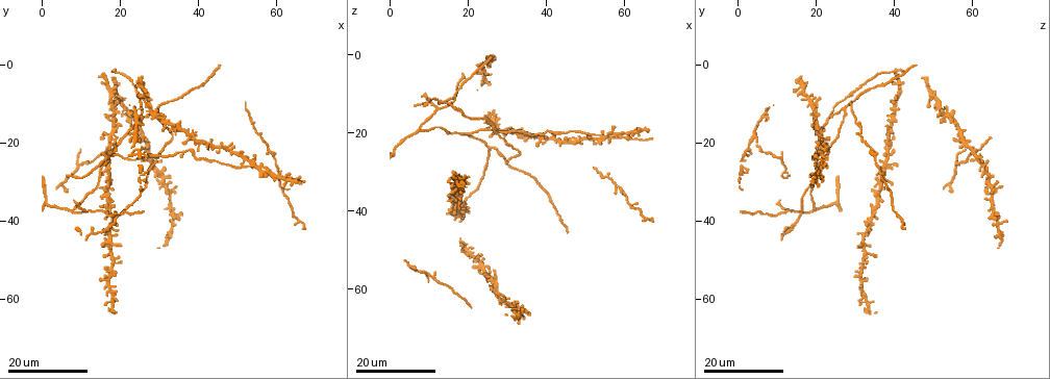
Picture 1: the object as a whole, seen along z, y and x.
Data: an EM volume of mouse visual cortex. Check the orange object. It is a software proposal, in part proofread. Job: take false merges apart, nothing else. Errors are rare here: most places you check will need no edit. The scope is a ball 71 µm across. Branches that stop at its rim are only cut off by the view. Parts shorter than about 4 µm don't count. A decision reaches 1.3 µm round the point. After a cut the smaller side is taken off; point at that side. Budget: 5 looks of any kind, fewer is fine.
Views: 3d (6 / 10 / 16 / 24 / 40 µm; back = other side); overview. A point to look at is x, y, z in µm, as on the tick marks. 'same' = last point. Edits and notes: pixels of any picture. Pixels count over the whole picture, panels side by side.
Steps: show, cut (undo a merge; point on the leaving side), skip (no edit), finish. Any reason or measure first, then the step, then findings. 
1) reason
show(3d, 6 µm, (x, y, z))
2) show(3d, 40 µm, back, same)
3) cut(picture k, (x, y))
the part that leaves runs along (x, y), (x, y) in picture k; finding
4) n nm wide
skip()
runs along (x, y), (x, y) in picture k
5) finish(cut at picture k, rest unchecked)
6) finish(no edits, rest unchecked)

show(3d, 24 µm, (12.0, 37.0, 14.0))

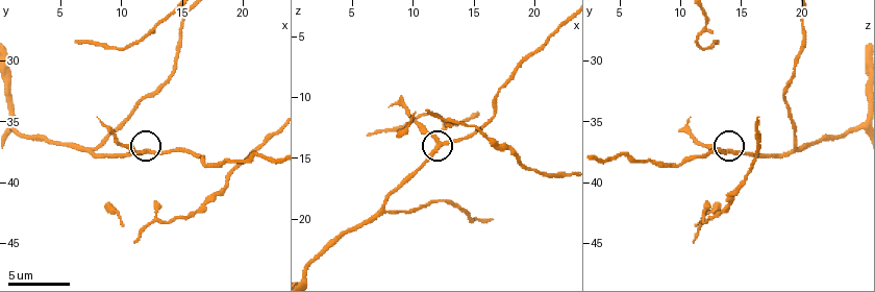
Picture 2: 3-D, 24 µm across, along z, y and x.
zoom in
show(3d, 6 µm, (12.4, 37.6, 13.8))

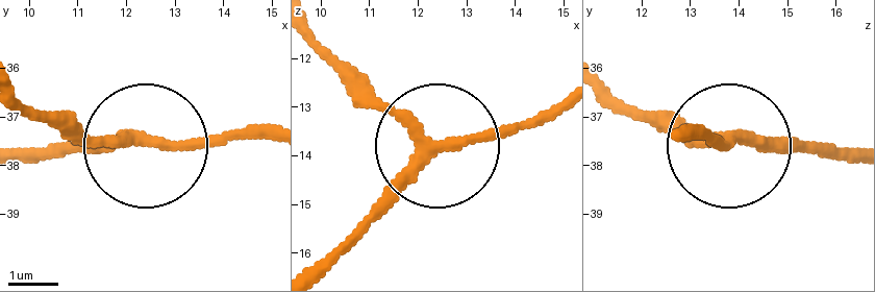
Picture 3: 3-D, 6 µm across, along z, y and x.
3 arms
skip()
all the same neuron

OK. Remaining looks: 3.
a fork
show(3d, 10 µm, (7.6, 37.6, 19.4))

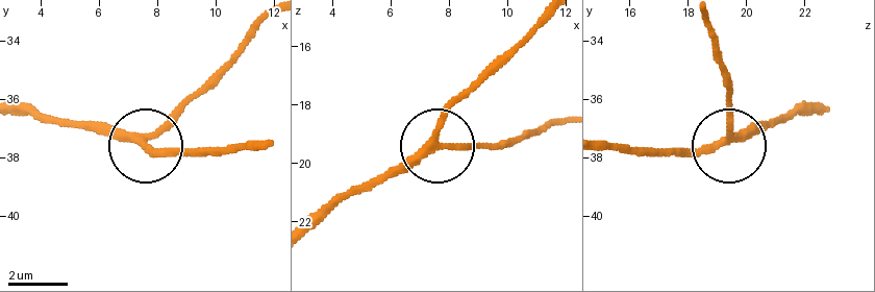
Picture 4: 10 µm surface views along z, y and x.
3 arms
skip()
runs along (264, 23), (144, 140), (86, 127) in picture 4; continuous, no second neuron

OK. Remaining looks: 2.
thin neck
show(3d, 24 µm, (58.0, 23.0, 34.5))

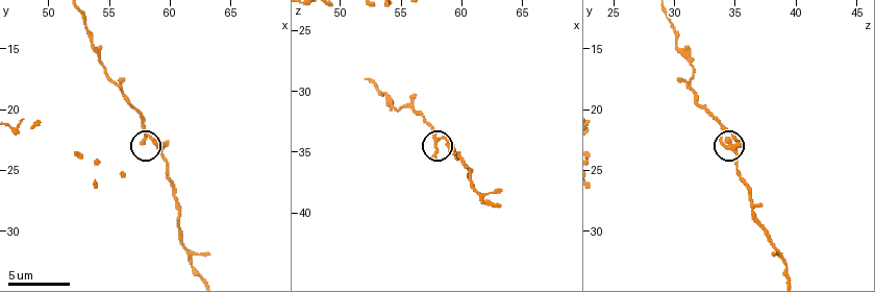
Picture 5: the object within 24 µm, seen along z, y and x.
show(3d, 6 µm, (58.4, 22.2, 33.6))

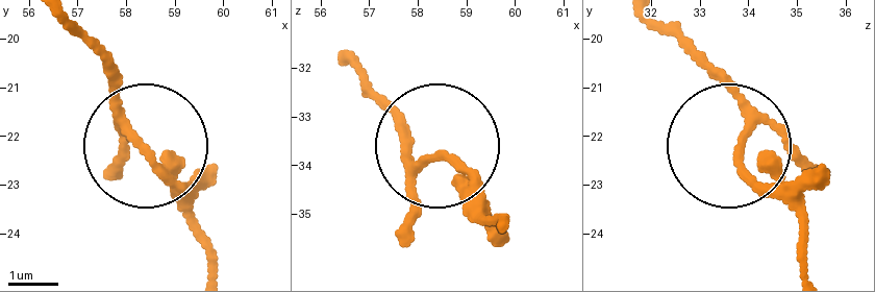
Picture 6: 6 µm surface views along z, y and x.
skip()
continuous, no second neuron

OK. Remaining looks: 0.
finish(no edits, rest unchecked)

